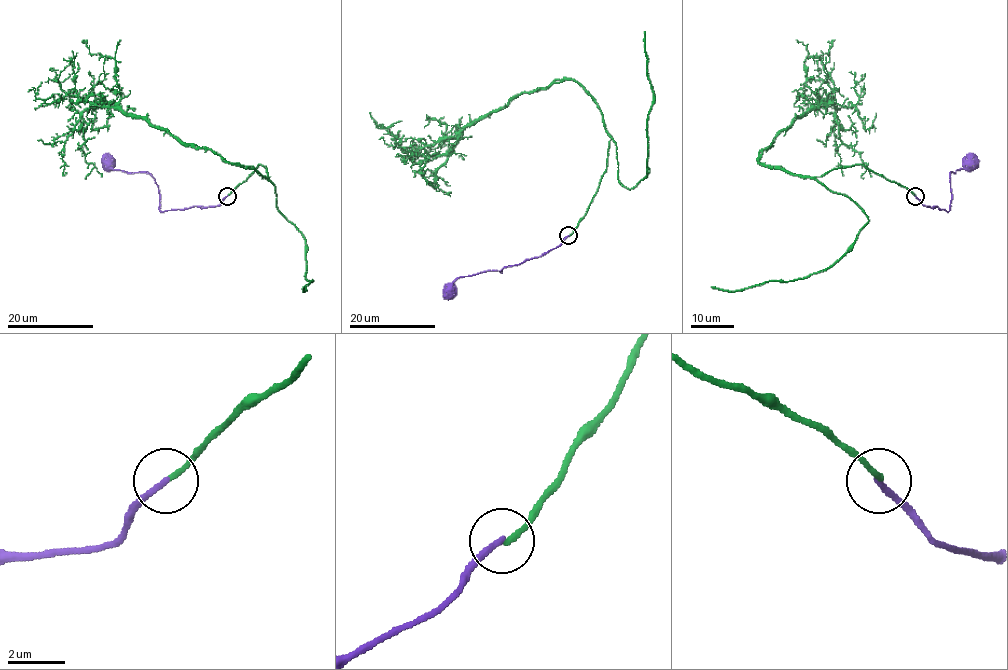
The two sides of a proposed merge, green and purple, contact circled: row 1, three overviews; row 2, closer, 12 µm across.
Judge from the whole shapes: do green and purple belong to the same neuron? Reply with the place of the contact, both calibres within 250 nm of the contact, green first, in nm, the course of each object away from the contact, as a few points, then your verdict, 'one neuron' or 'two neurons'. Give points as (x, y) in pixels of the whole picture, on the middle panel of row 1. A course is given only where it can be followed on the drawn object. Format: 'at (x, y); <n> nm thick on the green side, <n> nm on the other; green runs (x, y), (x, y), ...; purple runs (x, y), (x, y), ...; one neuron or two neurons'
at (568, 235); 190 nm thick on the green side, 200 nm on the other; green runs (569, 235), (611, 140), (575, 81), (521, 92), (473, 121), (445, 153), (424, 156), (436, 188), (426, 184); purple runs (569, 235), (558, 246), (538, 257), (501, 271), (459, 277), (448, 290); one neuron

